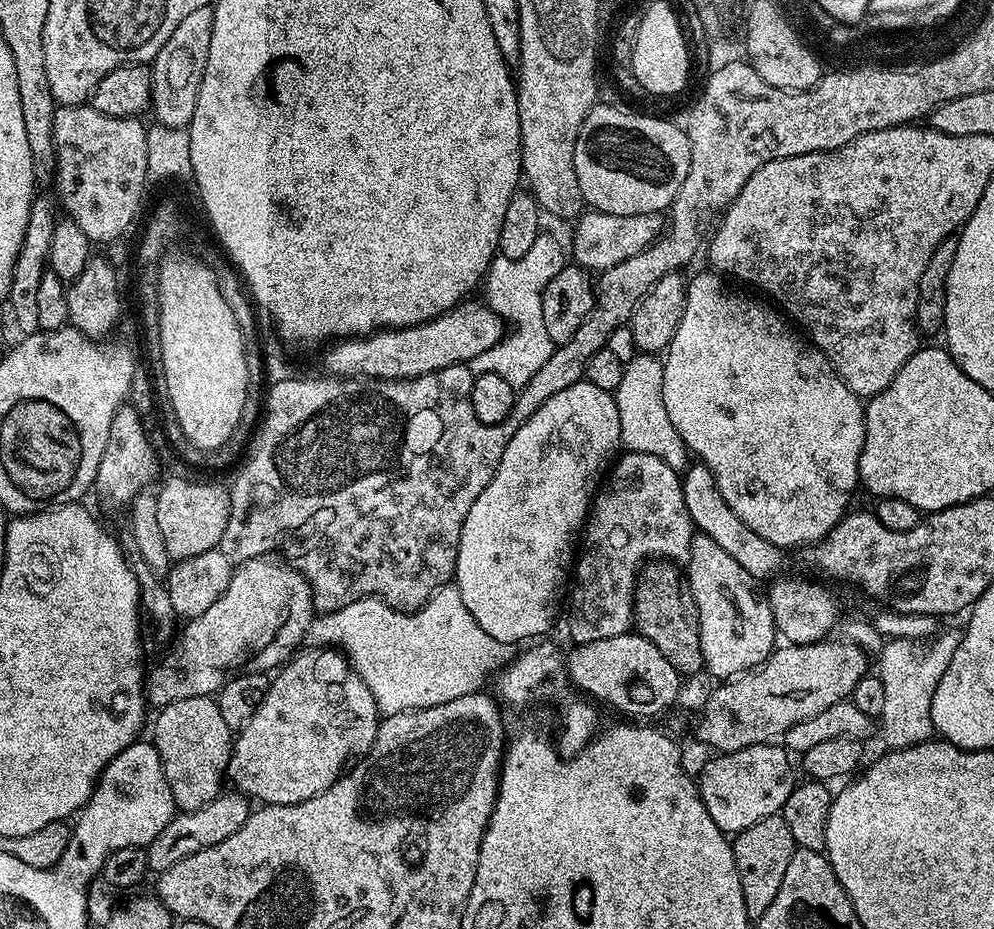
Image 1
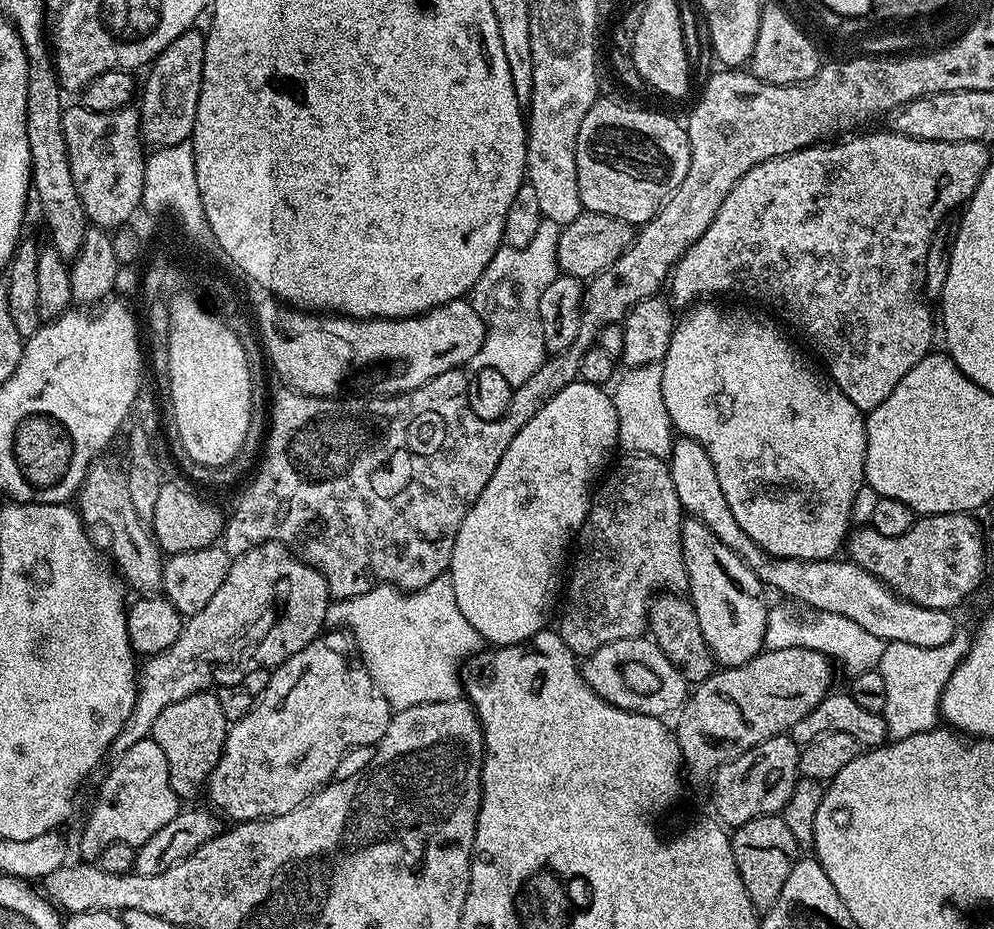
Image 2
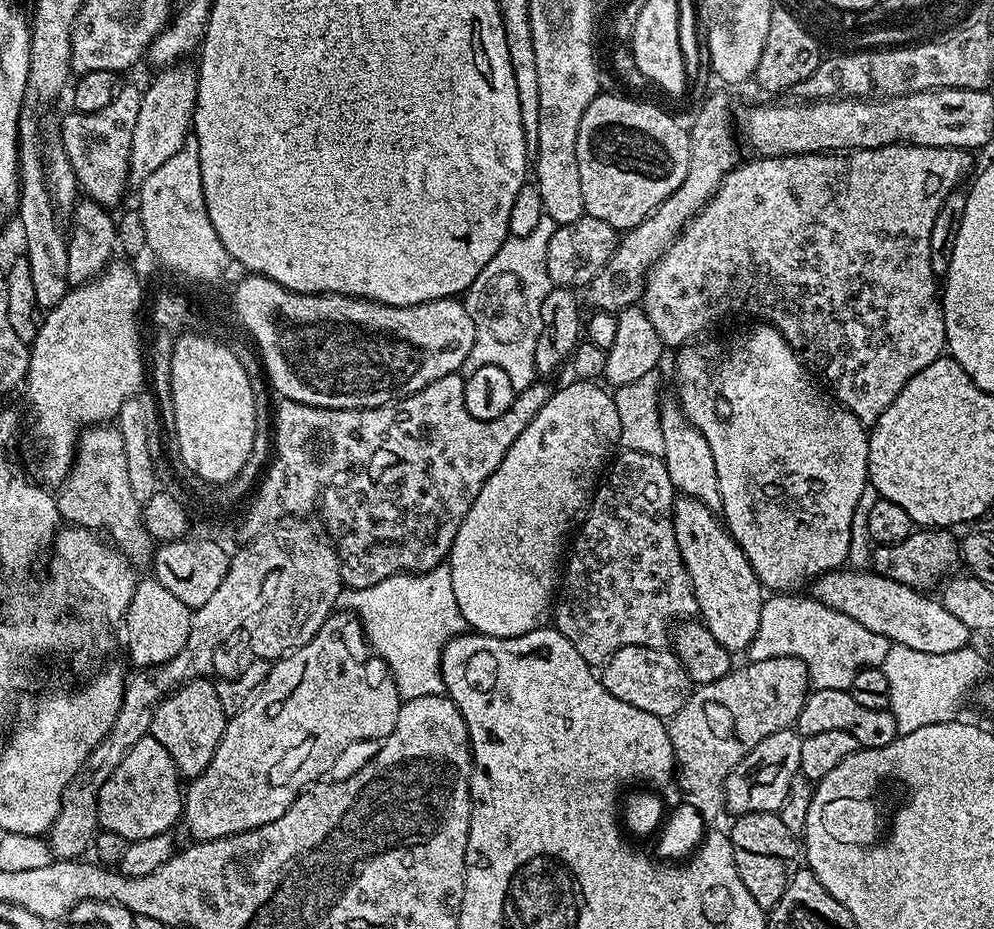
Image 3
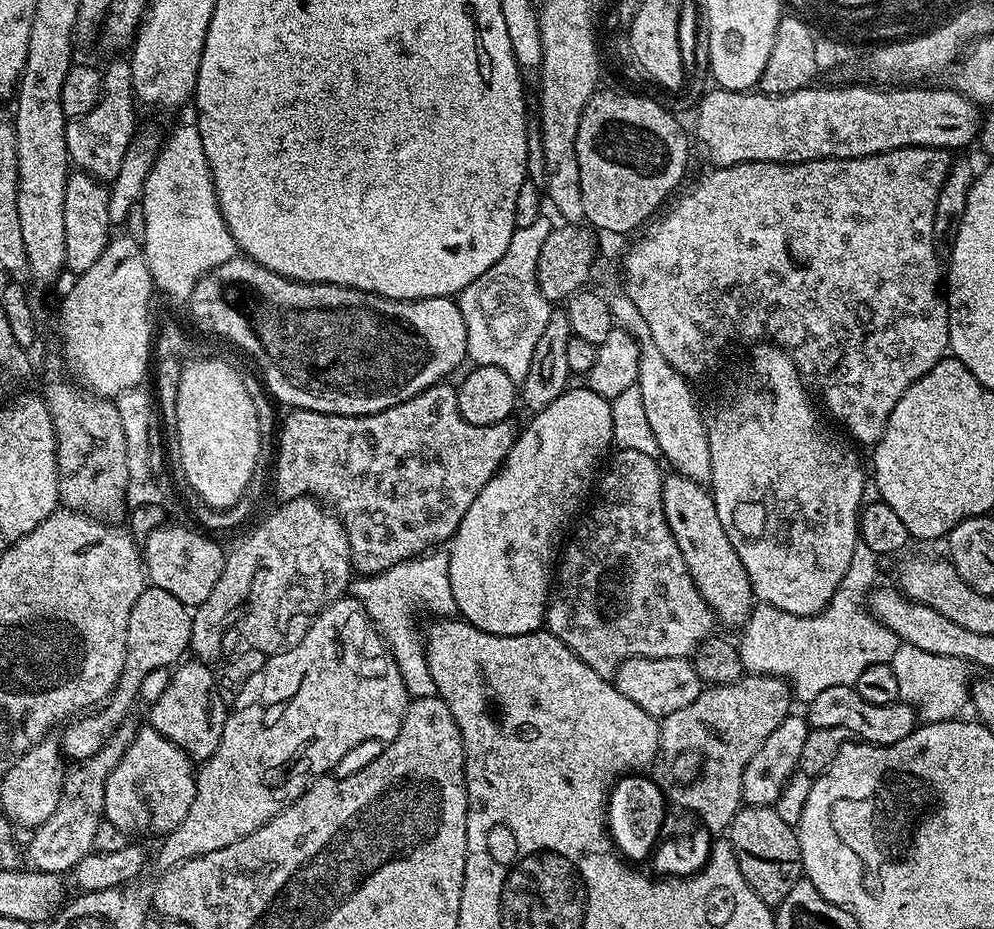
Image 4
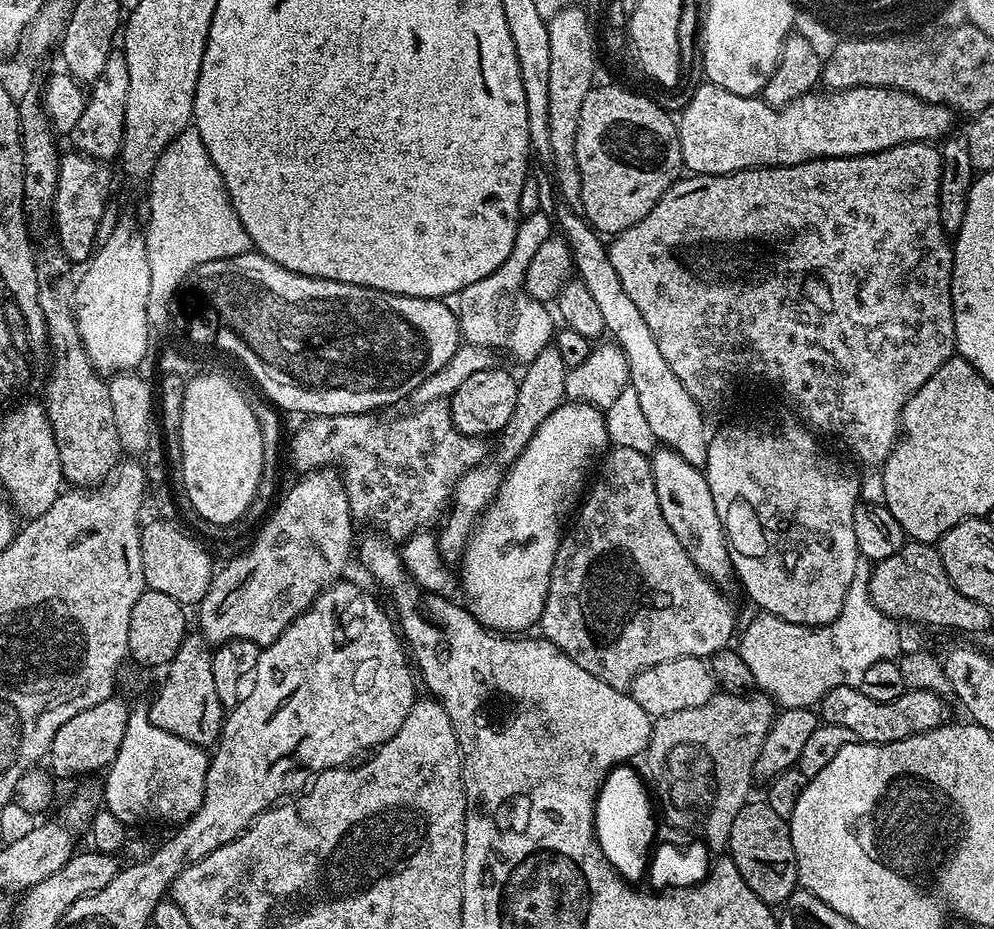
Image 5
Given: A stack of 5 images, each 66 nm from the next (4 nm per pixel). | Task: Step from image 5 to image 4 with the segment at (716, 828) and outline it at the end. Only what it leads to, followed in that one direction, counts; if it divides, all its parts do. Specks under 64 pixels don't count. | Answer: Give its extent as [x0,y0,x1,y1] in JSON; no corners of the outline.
[659,674,794,834]

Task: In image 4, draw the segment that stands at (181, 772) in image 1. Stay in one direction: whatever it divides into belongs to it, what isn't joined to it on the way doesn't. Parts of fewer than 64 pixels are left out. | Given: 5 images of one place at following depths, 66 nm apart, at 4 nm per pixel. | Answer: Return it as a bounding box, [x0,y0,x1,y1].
[147,658,226,762]

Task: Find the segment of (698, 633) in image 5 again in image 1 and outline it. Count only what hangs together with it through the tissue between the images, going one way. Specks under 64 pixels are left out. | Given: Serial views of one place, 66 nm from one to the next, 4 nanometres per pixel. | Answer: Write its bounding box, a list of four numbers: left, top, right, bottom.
[568,451,694,645]

